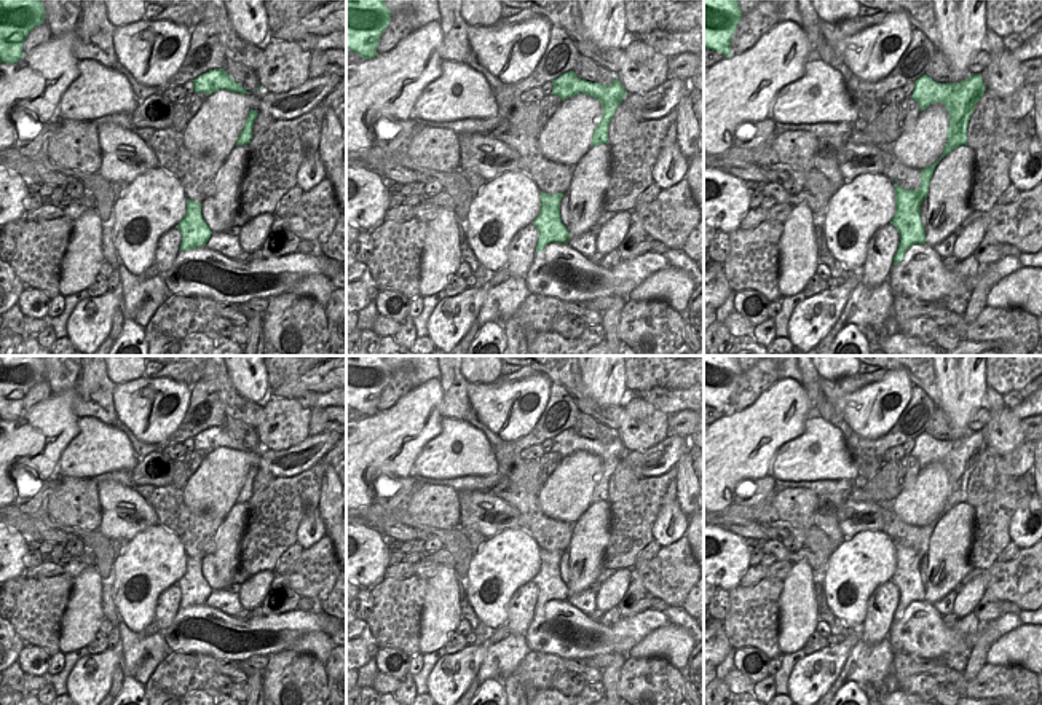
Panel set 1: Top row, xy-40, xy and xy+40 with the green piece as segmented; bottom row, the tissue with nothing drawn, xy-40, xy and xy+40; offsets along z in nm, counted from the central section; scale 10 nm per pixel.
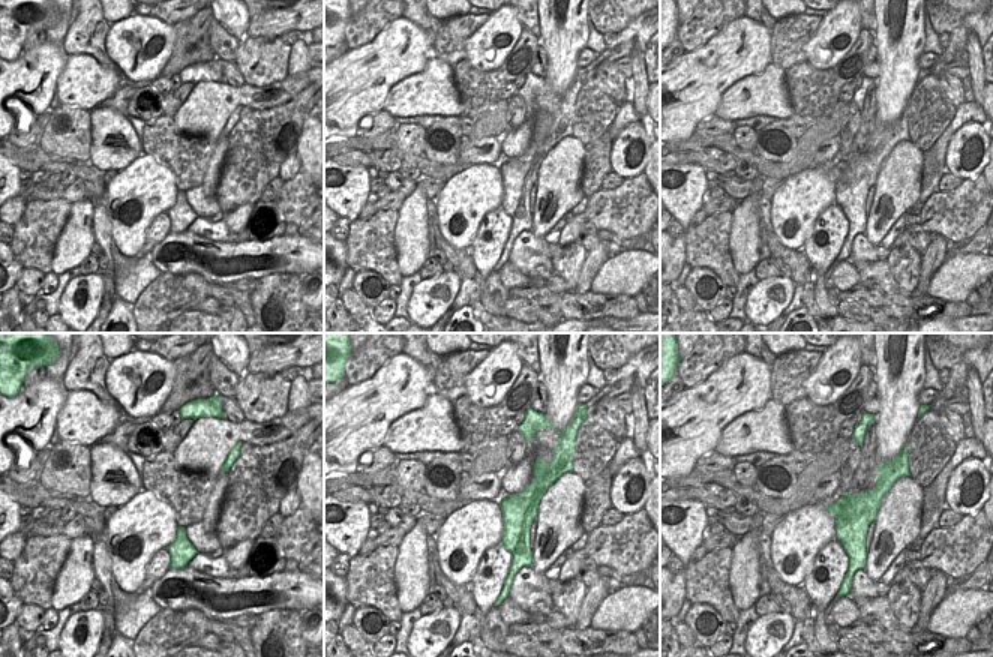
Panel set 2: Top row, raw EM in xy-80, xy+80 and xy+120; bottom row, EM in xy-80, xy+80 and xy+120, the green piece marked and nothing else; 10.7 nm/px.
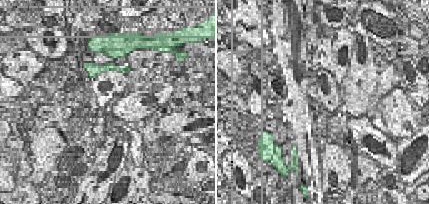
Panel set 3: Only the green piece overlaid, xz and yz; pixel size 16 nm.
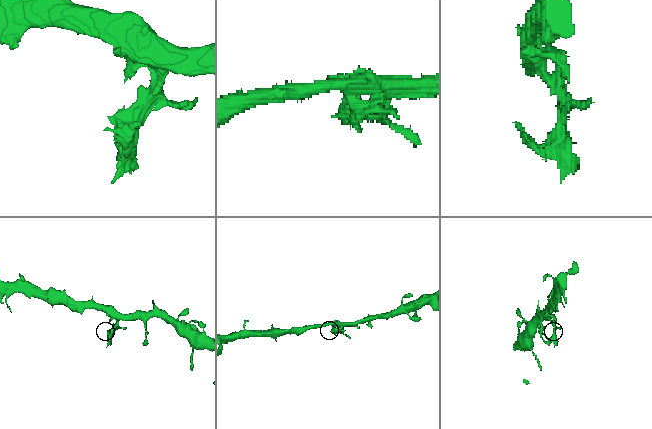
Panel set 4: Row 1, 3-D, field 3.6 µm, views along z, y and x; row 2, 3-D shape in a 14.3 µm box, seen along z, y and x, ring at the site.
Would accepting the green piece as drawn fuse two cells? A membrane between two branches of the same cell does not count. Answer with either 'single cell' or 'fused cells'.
fused cells

